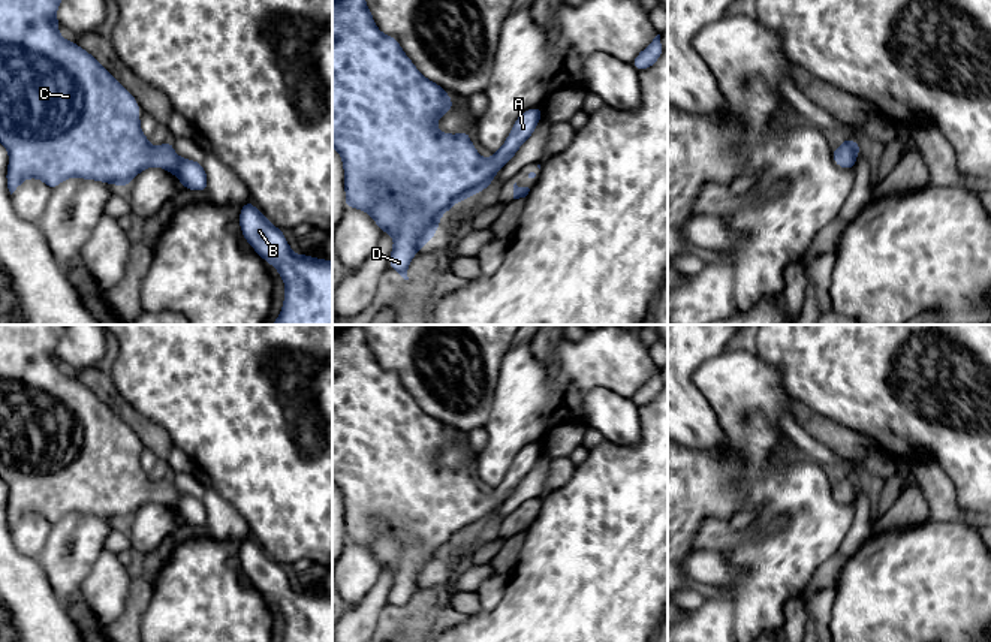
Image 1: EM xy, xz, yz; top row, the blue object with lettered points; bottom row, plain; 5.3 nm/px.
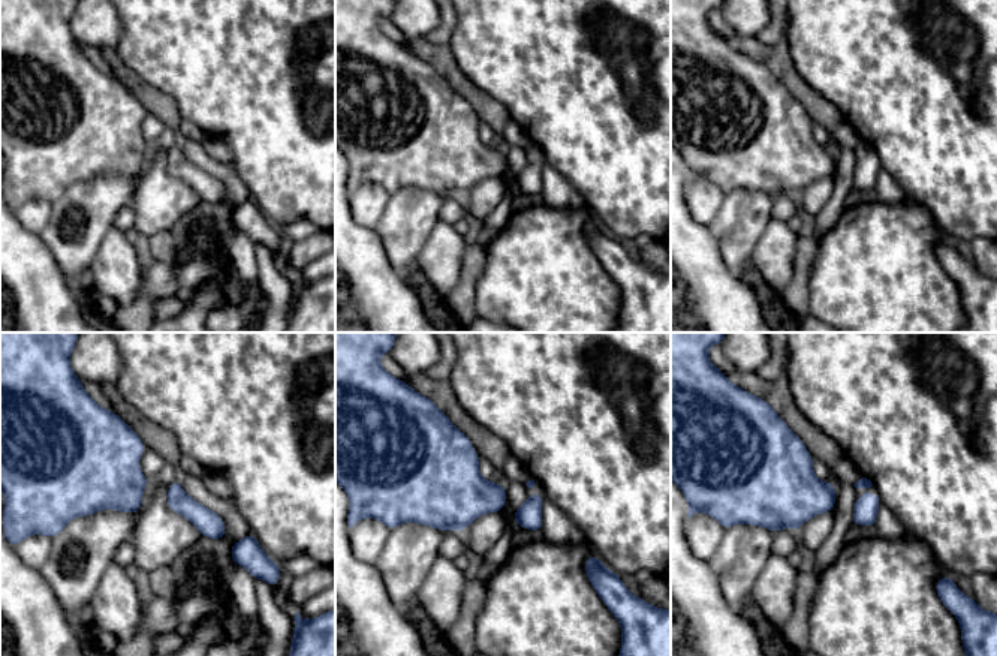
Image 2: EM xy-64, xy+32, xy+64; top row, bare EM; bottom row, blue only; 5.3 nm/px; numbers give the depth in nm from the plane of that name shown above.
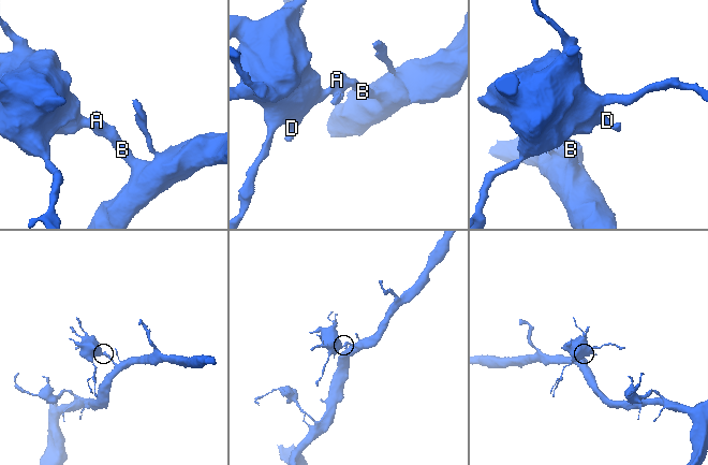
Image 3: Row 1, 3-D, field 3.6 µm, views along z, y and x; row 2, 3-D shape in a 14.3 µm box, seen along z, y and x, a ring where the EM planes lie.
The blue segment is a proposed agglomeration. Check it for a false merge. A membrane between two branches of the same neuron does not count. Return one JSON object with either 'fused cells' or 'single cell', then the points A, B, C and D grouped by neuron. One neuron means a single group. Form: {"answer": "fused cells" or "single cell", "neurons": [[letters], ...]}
{"answer": "single cell", "neurons": [["A", "B", "C", "D"]]}

